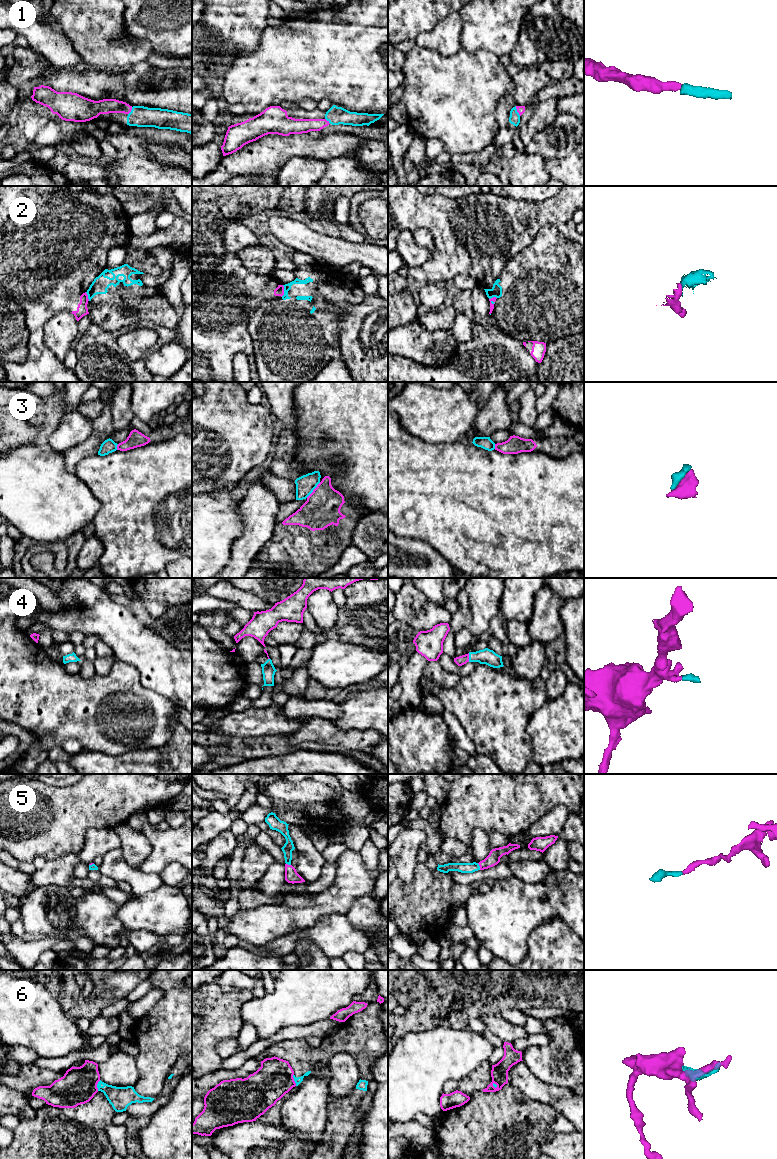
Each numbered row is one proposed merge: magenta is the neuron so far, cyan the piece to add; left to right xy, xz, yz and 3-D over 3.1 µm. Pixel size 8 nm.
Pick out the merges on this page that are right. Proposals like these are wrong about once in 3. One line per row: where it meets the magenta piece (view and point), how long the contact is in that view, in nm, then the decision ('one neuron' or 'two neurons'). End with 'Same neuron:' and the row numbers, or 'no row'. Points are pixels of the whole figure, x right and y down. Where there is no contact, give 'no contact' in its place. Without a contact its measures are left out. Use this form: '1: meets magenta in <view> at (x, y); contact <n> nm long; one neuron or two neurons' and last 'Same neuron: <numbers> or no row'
1: meets magenta in yz at (517, 111); contact 90 nm long; one neuron
2: meets magenta in yz at (490, 299); contact 80 nm long; two neurons
3: meets magenta in xz at (313, 490); contact 170 nm long; two neurons
4: meets magenta in yz at (468, 657); contact 70 nm long; one neuron
5: meets magenta in yz at (479, 865); contact 60 nm long; one neuron
6: meets magenta in xz at (293, 1080); contact 100 nm long; two neurons
Same neuron: 1, 4, 5

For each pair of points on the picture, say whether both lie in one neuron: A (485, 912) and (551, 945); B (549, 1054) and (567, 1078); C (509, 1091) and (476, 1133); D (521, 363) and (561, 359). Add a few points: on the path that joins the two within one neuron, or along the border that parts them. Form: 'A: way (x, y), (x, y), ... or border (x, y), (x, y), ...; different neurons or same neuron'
A: border (550, 920), (541, 923), (531, 933), (525, 957); different neurons
B: way (555, 1060), (567, 1072); same neuron
C: way (508, 1101), (486, 1123); same neuron
D: border (539, 363), (537, 371); different neurons

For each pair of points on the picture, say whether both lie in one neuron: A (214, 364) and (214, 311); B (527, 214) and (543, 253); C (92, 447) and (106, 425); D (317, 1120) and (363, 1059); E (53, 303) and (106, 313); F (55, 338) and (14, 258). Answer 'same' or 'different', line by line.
A: same
B: different
C: same
D: different
E: different
F: different

